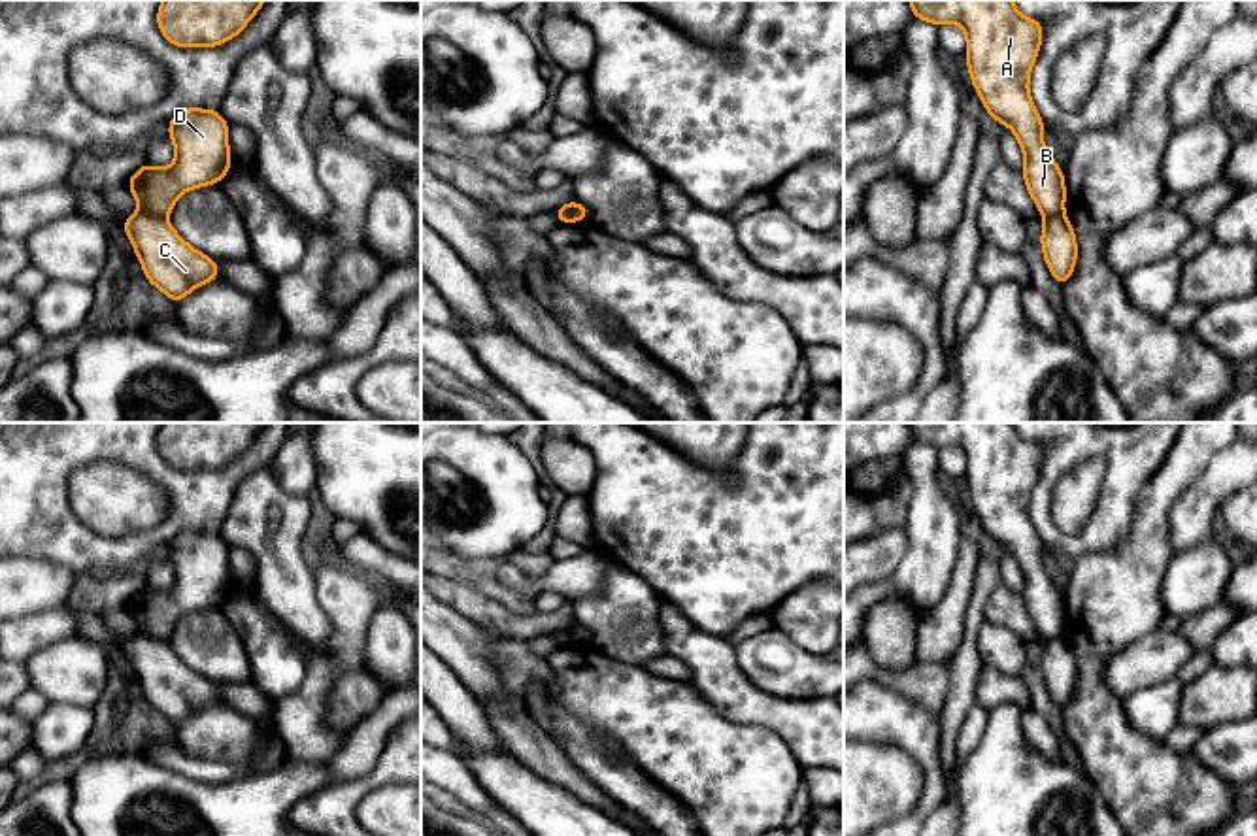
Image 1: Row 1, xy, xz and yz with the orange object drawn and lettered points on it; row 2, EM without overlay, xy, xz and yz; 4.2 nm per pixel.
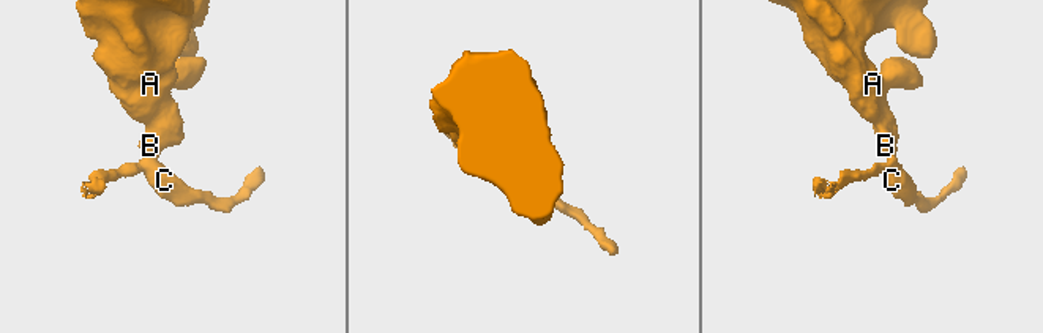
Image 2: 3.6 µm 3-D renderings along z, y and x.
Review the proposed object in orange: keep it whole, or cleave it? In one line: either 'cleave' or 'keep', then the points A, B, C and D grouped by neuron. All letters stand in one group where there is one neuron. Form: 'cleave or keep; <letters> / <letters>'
cleave; A B D / C

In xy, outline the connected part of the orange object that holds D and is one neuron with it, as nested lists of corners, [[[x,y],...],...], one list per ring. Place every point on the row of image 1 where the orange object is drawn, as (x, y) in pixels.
[[[185,108],[168,126],[168,138],[176,147],[176,160],[168,168],[145,162],[125,183],[140,211],[166,217],[176,200],[191,191],[219,183],[228,170],[228,123],[219,109]]]

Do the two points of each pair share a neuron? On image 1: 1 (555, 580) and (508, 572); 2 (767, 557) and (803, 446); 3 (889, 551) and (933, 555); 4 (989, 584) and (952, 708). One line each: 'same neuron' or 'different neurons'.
1: same neuron
2: same neuron
3: different neurons
4: same neuron

